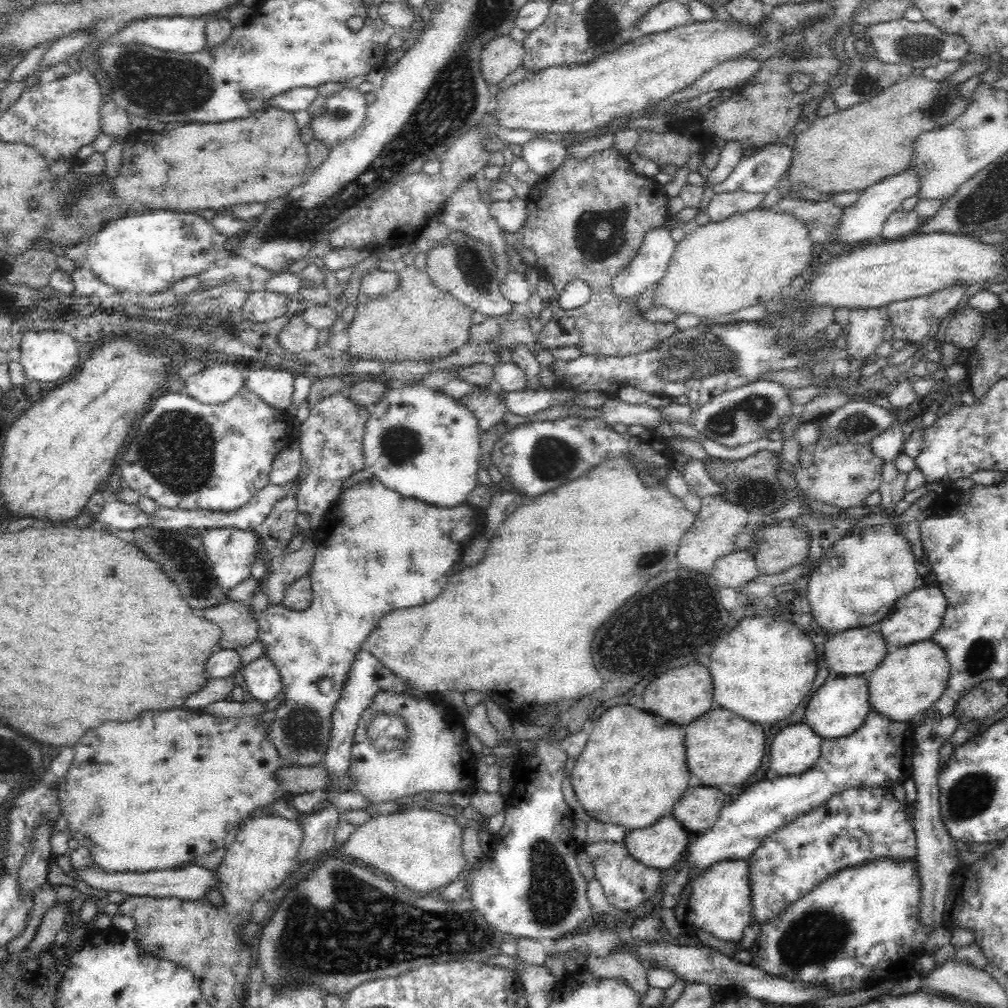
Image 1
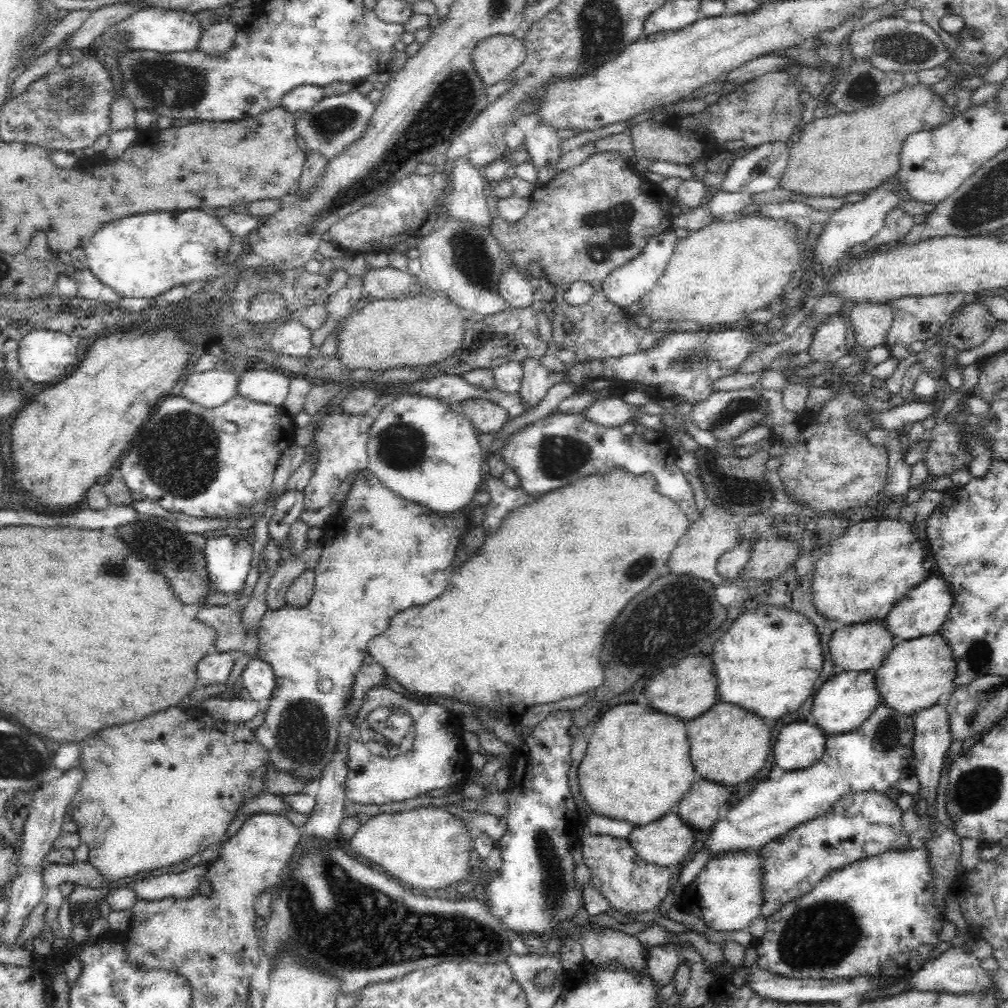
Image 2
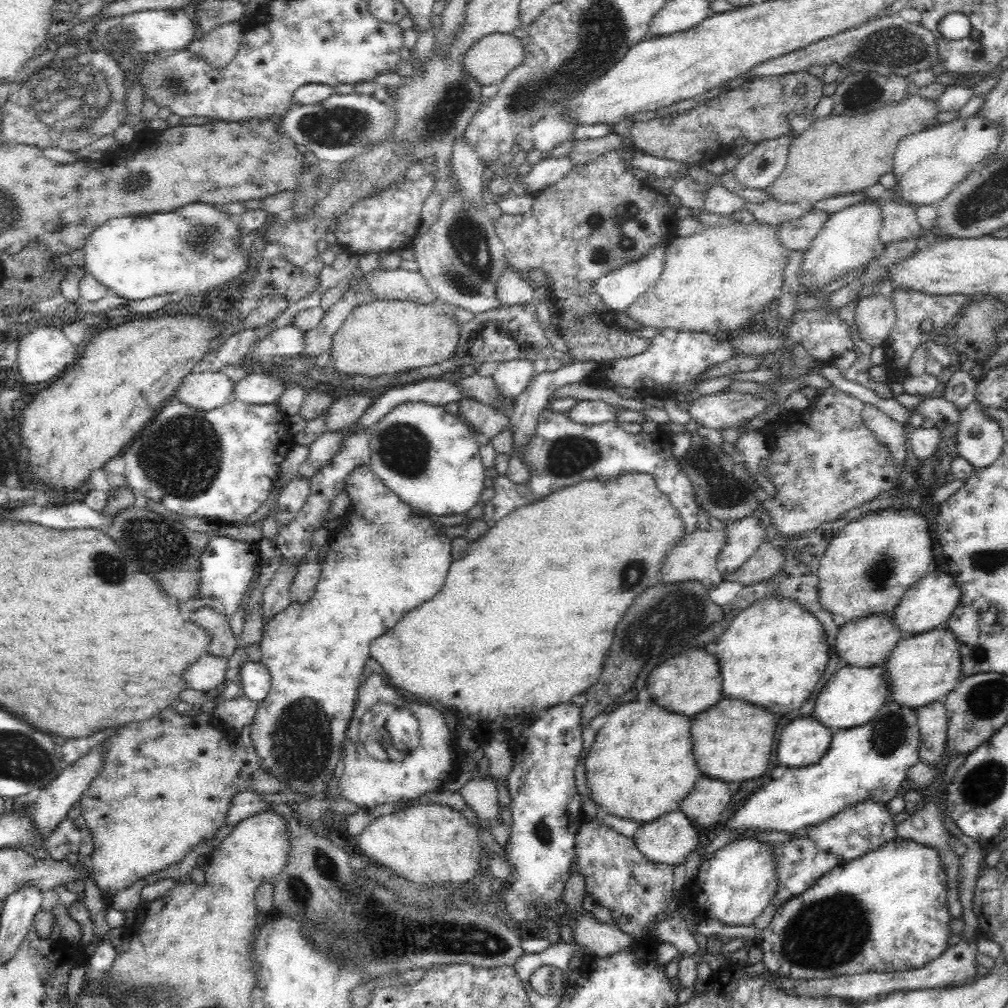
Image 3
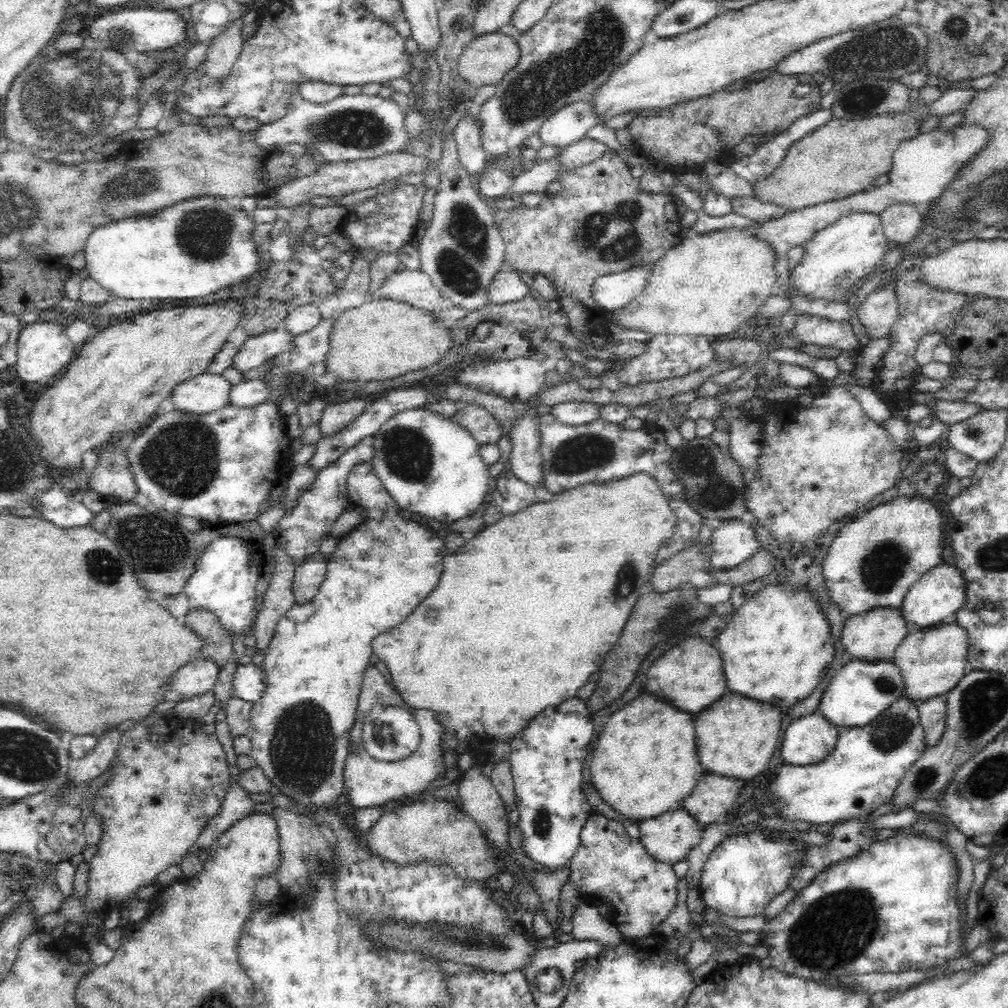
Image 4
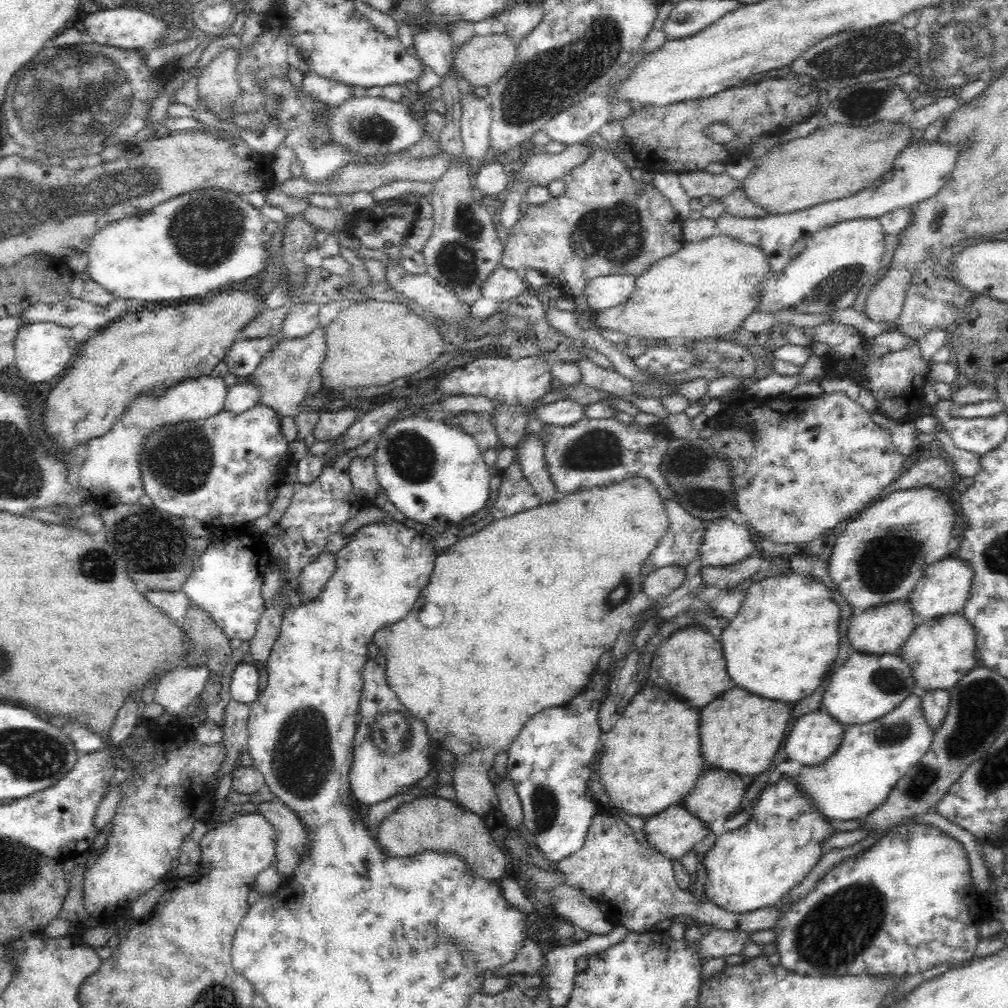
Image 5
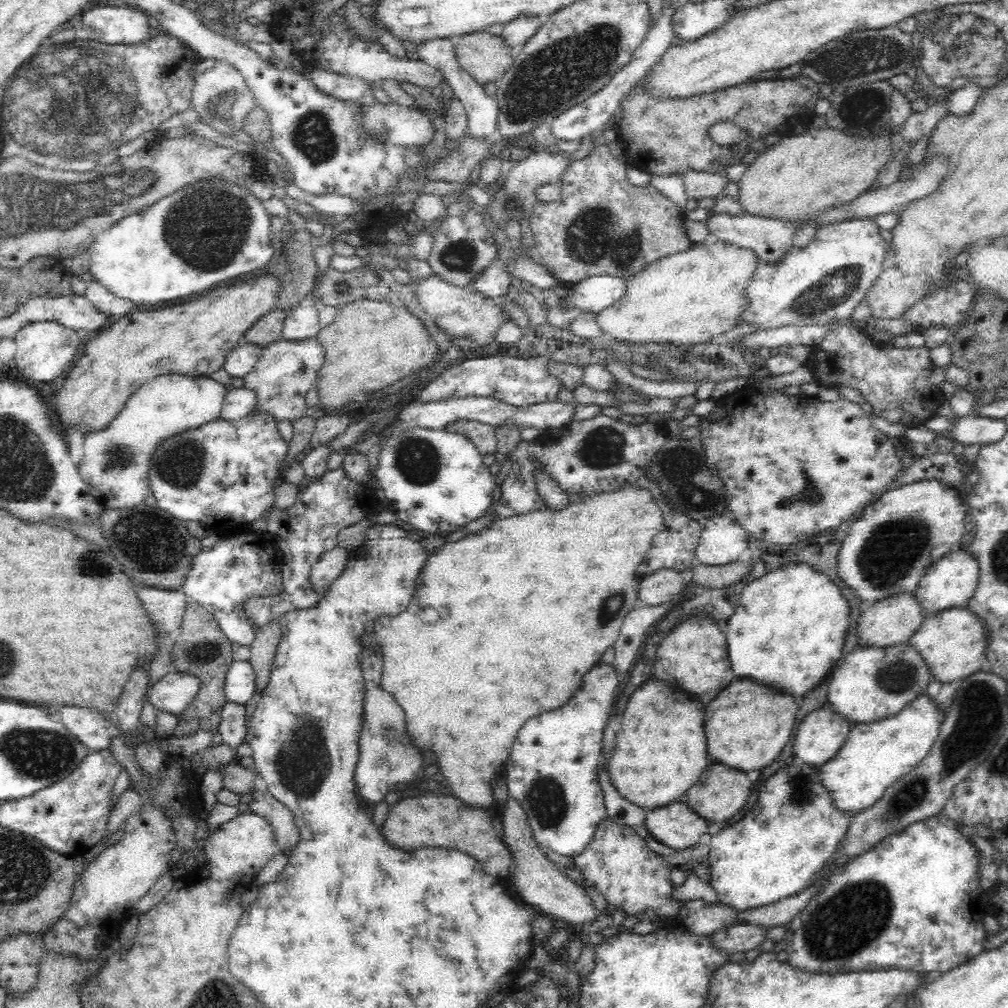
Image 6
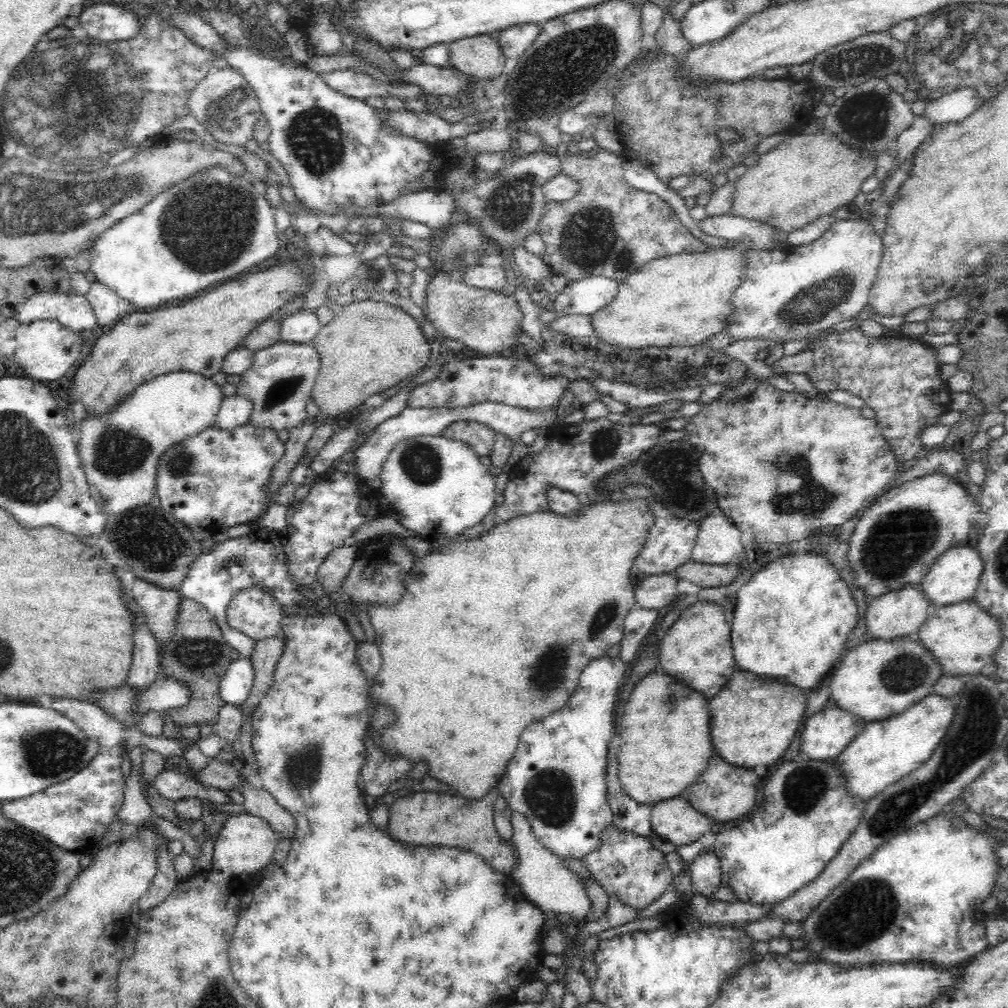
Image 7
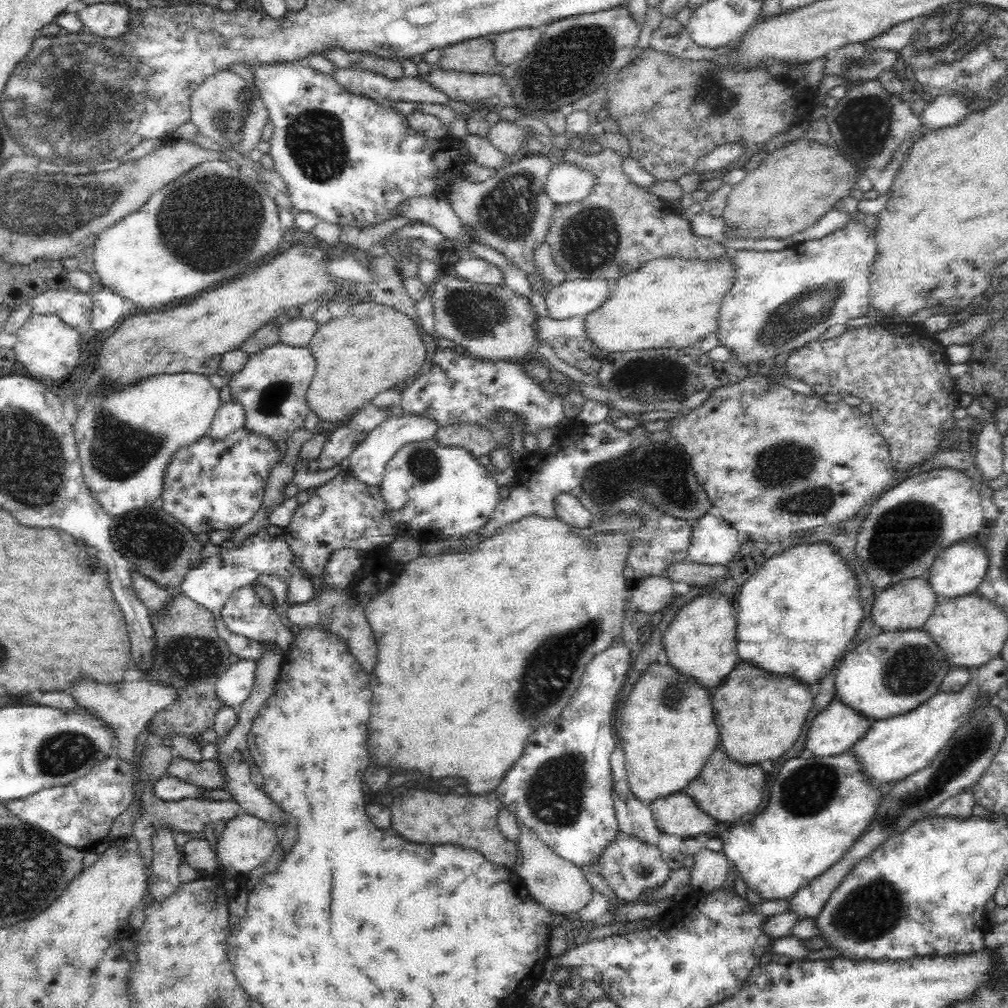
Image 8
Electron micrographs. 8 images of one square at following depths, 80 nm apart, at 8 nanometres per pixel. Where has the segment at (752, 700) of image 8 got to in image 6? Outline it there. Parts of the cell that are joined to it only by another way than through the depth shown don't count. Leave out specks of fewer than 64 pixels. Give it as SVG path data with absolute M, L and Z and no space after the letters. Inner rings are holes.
M735 678L728 688L705 705L707 754L739 771L770 766L794 733L798 704L794 696L779 694L774 687L758 686L751 679Z

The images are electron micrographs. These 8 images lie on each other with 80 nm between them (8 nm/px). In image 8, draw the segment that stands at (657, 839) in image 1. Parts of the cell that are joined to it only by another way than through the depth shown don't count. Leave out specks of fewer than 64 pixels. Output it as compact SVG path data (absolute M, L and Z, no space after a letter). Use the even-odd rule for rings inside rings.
M685 792L656 799L650 807L659 831L683 841L696 836L710 836L712 828L719 826Z

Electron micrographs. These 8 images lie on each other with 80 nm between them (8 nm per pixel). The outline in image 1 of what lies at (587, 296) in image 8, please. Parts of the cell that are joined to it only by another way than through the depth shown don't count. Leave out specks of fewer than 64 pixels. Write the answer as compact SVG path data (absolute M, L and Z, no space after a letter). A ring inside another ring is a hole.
M666 226L650 231L629 264L610 280L614 295L640 296L664 278L677 242Z

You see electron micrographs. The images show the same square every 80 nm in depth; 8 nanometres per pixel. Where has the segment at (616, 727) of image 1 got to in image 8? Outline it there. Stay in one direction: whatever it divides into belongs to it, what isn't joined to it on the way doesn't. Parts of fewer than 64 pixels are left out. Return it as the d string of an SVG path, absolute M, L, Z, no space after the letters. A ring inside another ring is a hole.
M658 660L646 667L624 700L620 736L624 740L624 764L631 791L638 800L662 799L684 789L700 774L714 748L720 744L719 730L714 718L712 690L699 686L694 678L679 674L668 662Z

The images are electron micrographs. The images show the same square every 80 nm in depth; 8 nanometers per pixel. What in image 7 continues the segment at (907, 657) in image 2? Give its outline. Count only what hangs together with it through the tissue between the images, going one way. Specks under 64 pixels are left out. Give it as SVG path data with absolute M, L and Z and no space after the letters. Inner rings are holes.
M971 597L932 609L928 620L915 636L941 664L944 675L973 677L980 674L988 662L993 662L993 654L1001 645L1001 627L1000 621L987 614L986 609L981 608Z

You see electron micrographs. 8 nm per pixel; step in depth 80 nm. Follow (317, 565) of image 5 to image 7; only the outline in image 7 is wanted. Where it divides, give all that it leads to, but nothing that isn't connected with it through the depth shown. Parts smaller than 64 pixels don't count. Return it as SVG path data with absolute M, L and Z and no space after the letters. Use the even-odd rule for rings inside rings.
M357 546L340 547L326 555L319 566L315 580L324 586L328 595L332 594L334 589L338 589L342 580L349 575L350 569L357 559L358 549Z

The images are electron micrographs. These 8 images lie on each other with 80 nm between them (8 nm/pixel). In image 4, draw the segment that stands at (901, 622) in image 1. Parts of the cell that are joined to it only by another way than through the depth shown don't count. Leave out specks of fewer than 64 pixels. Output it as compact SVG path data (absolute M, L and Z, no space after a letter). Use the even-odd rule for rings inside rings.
M943 562L925 572L906 593L901 611L908 627L917 630L954 620L955 612L966 600L966 580L954 564Z

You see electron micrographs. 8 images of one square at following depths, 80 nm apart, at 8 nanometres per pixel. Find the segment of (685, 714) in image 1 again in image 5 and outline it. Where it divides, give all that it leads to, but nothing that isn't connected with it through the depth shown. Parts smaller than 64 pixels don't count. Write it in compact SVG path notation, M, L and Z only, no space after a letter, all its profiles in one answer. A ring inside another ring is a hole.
M700 625L684 626L682 630L676 630L671 634L668 642L662 642L656 652L656 662L652 662L649 676L650 680L656 682L658 686L672 690L681 702L686 701L690 706L698 709L705 707L732 686L721 639L714 638L709 630Z

